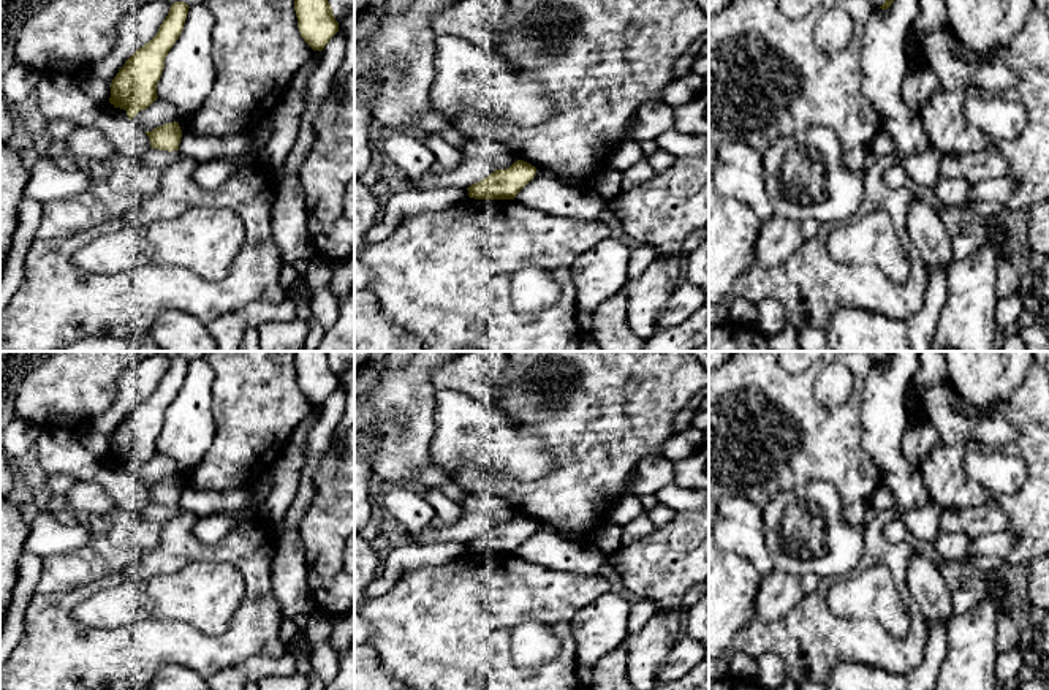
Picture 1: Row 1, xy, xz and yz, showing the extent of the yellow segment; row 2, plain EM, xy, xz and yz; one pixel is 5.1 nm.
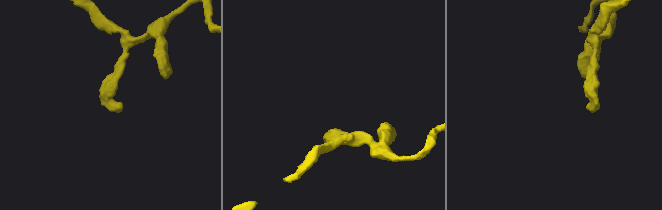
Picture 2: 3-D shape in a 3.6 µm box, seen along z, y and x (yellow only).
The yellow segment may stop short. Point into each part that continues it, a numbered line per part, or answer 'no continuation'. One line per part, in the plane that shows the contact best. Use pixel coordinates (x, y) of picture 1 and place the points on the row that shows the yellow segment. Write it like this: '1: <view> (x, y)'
no continuation

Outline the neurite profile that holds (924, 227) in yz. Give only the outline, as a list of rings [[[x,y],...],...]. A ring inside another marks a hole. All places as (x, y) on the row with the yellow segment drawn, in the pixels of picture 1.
[[[916,199],[907,214],[907,233],[918,248],[929,275],[952,261],[952,237],[933,204]]]

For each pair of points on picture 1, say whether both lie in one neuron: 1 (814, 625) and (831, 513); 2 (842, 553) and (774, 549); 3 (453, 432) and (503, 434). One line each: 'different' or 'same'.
1: different
2: same
3: same

